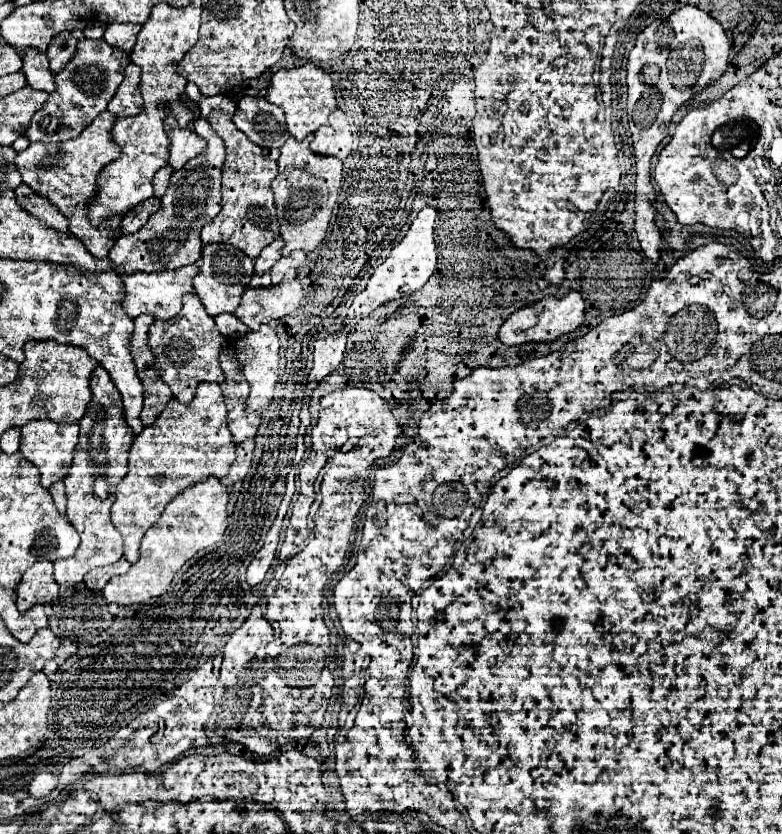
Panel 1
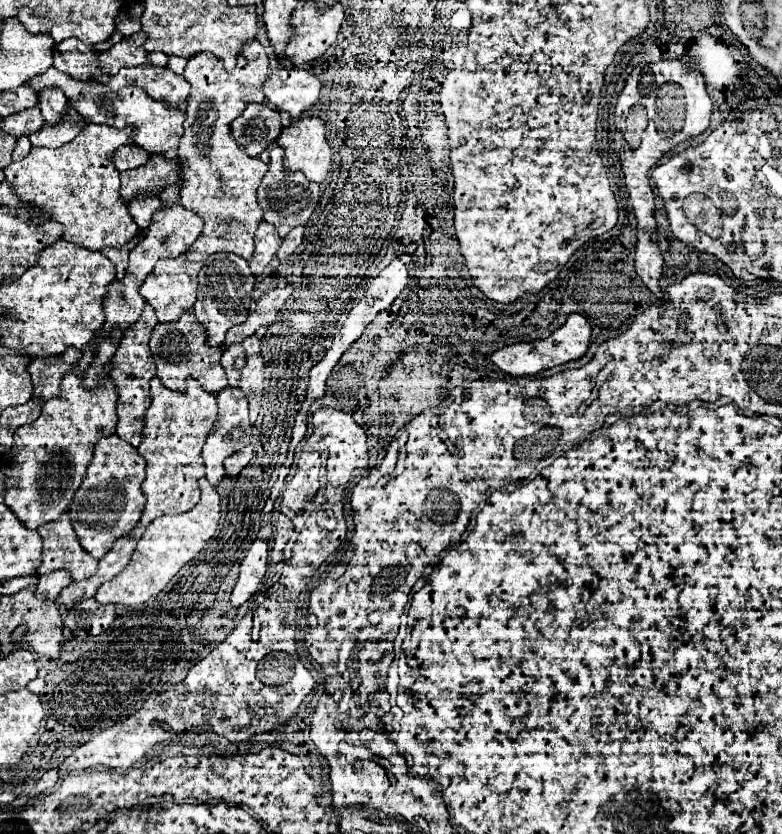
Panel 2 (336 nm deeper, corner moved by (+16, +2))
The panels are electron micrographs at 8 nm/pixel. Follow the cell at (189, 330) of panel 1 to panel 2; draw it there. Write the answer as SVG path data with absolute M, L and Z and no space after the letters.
M184 312L184 316L178 322L172 324L156 324L156 328L152 330L152 338L150 338L150 352L152 358L156 362L156 376L160 378L160 382L166 388L172 388L176 392L184 392L186 390L186 378L194 378L202 384L202 388L206 392L220 392L228 386L228 378L226 372L220 364L222 358L222 348L212 348L206 342L206 330L204 326L200 326L200 322L196 322L194 314Z

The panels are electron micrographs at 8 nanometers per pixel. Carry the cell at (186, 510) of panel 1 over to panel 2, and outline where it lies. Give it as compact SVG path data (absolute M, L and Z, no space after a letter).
M200 478L198 484L202 492L200 502L186 514L156 518L148 526L144 536L138 540L138 546L132 554L130 564L110 582L98 588L94 596L98 602L102 604L112 602L112 604L124 604L124 606L138 606L148 602L152 596L158 596L166 588L166 584L176 576L176 572L184 564L188 564L204 548L204 544L210 538L214 538L218 522L220 522L220 496L216 488L208 484L206 478Z

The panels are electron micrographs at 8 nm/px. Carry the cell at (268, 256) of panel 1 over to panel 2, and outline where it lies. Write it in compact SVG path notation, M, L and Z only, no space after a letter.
M260 222L256 230L256 250L250 258L250 268L254 274L260 274L264 270L264 266L276 256L280 244L282 244L282 238L278 236L276 228L272 224Z

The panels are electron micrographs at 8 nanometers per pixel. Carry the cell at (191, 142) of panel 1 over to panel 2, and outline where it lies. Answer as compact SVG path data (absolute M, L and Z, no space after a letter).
M54 66L48 68L44 74L38 74L36 78L32 78L32 82L28 82L28 86L36 92L40 92L44 88L60 88L68 96L74 110L78 110L78 114L88 118L88 122L92 122L92 124L108 124L115 128L134 126L134 144L138 144L140 148L144 148L150 154L174 152L184 134L182 124L184 124L186 114L180 108L170 108L164 102L150 98L138 86L136 88L128 86L120 92L112 92L112 90L108 90L108 86L104 86L100 82L74 80L72 76L56 70Z

